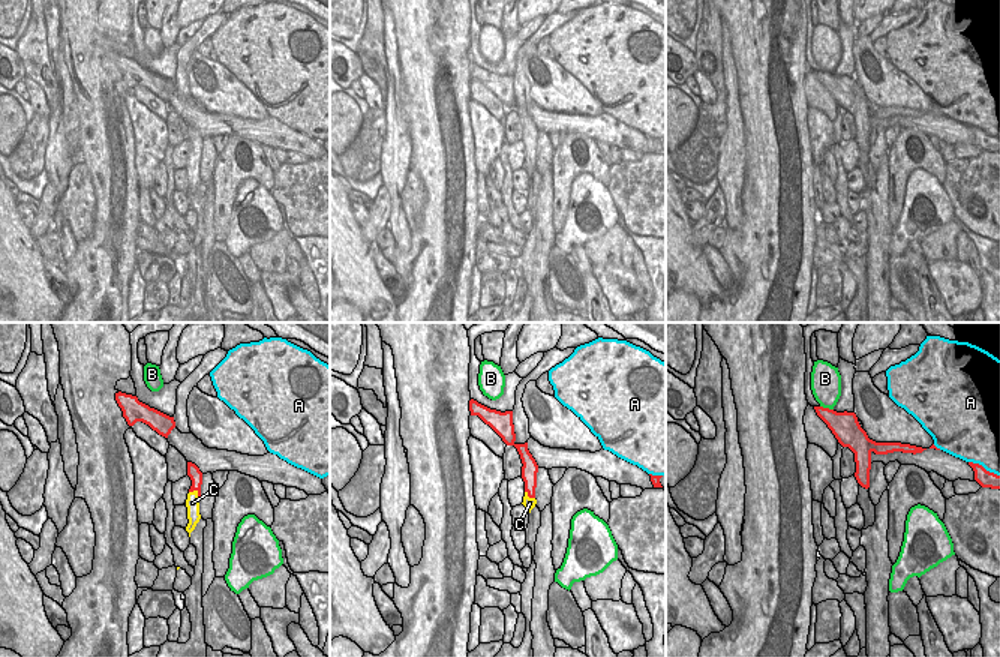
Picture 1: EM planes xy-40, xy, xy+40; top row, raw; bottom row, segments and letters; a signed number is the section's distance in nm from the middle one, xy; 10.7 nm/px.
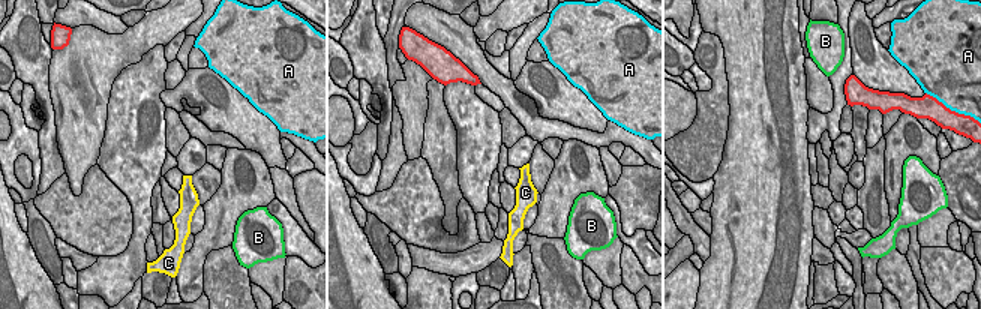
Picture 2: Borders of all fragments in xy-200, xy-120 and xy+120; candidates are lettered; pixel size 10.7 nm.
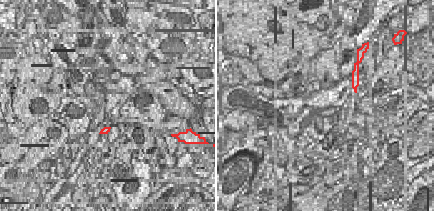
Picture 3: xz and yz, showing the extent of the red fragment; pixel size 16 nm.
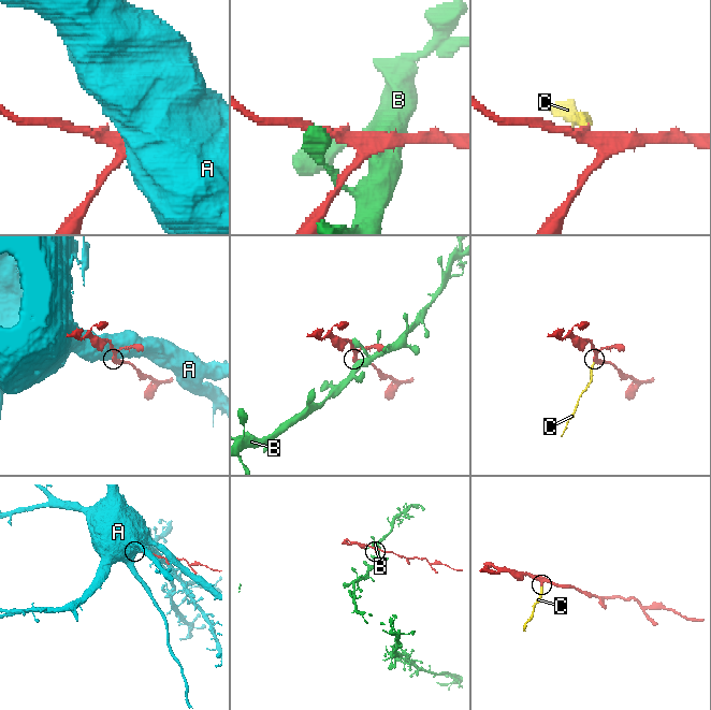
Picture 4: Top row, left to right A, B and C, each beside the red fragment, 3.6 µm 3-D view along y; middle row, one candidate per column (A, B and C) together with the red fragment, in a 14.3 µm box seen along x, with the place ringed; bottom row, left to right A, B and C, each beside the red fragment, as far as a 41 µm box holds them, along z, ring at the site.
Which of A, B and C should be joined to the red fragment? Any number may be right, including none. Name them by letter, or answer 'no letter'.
no letter

